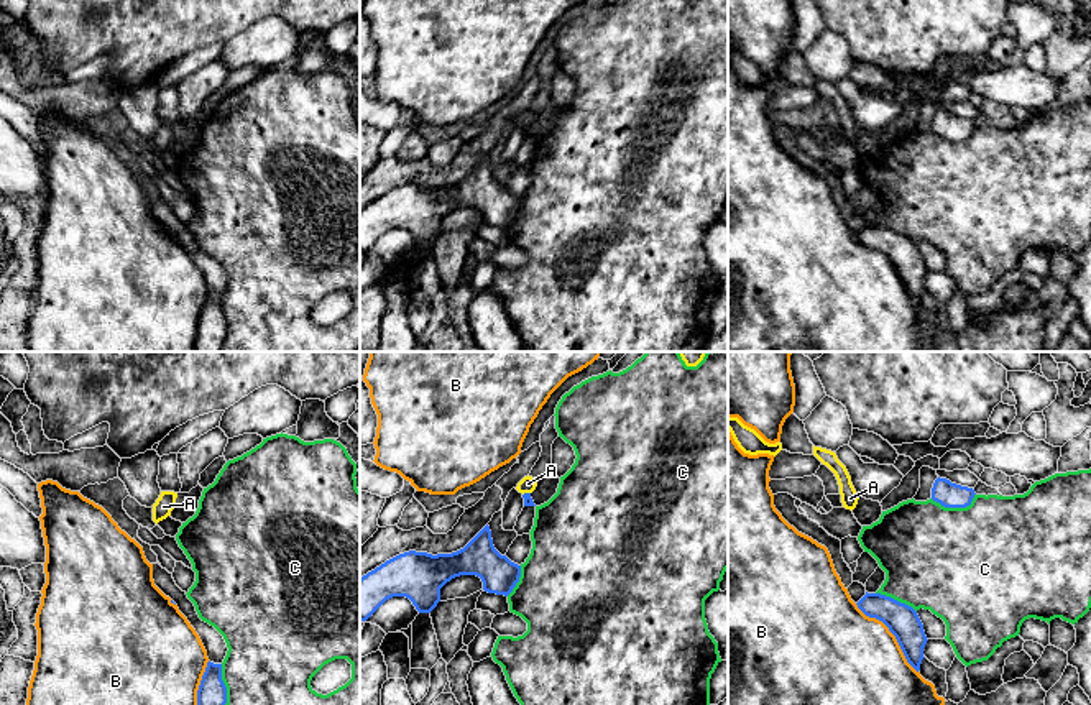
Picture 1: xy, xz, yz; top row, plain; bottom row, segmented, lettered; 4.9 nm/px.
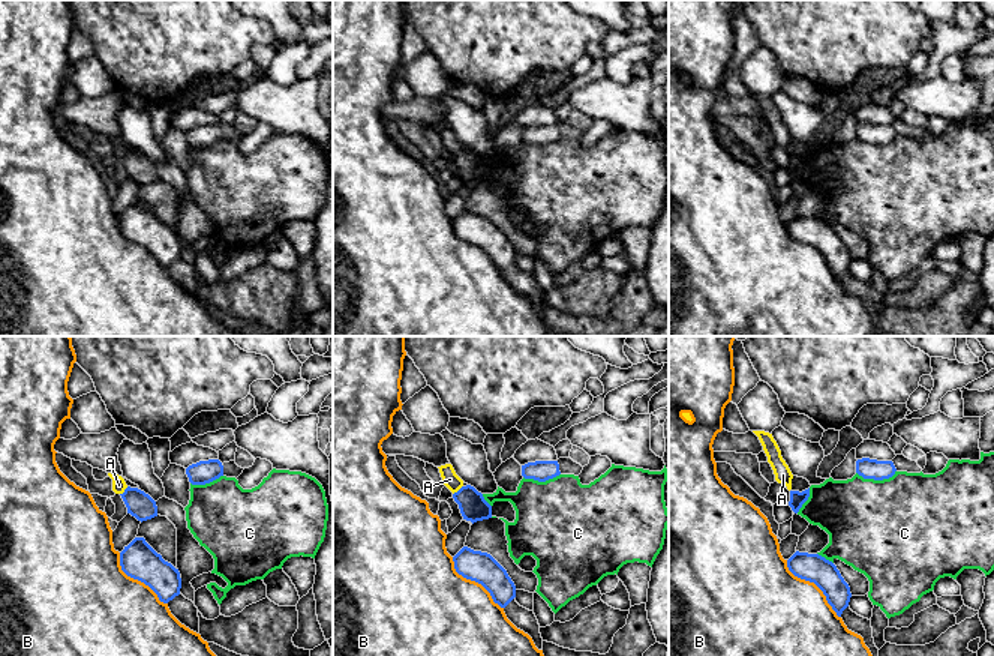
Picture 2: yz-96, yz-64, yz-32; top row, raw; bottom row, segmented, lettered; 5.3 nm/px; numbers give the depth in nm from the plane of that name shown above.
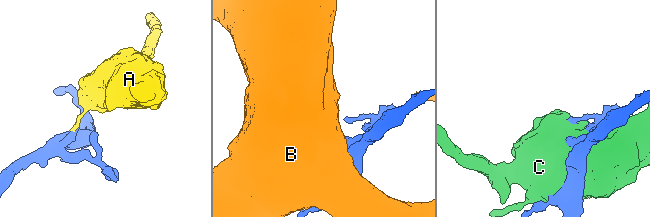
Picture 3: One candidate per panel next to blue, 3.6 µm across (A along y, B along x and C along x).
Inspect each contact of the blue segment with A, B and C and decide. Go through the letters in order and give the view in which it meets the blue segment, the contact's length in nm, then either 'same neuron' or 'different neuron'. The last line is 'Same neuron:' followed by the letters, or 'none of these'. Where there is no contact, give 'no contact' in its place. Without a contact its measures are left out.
A: xz | 40 nm | different neuron
B: yz | 460 nm | different neuron
C: xy | 280 nm | different neuron
Same neuron: none of these

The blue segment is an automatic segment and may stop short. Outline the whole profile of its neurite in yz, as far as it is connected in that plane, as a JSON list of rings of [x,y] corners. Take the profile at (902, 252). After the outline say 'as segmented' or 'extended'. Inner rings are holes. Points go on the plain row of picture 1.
[[[868,223],[856,237],[866,248],[876,250],[889,260],[907,294],[918,304],[928,271],[917,243],[891,228]]] | as segmented

